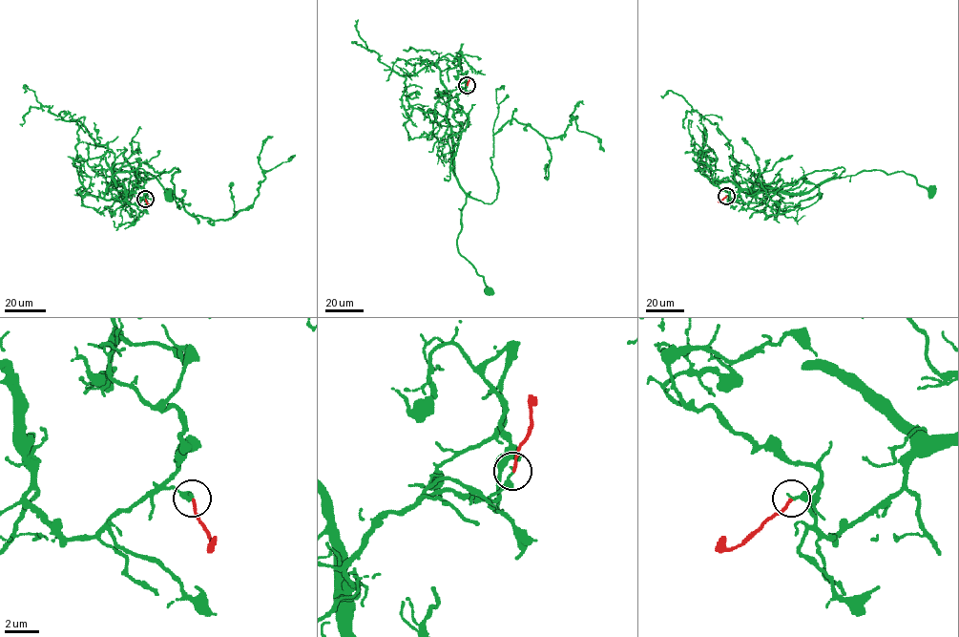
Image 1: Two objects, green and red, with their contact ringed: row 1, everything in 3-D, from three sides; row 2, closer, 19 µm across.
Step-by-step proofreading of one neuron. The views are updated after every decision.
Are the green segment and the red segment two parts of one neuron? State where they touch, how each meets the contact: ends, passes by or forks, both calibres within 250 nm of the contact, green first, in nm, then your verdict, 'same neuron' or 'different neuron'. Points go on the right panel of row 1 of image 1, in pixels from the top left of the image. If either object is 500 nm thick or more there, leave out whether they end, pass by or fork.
at (726, 196); green ends there; red ends there; 260 nm thick on the green side, 170 nm on the other; different neuron

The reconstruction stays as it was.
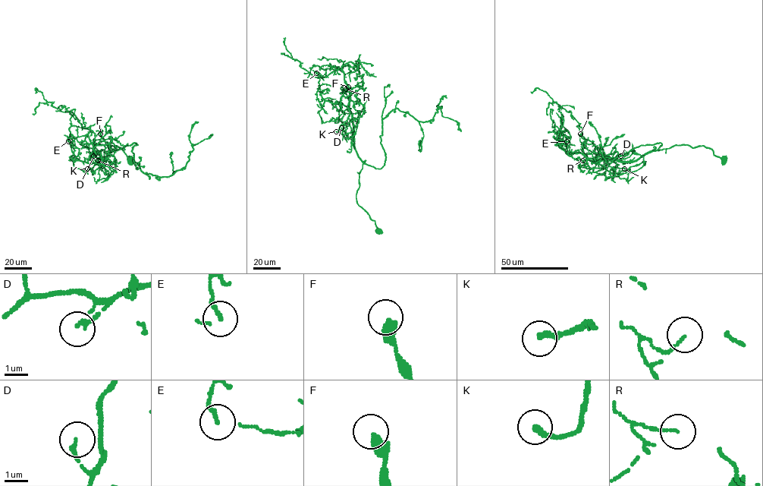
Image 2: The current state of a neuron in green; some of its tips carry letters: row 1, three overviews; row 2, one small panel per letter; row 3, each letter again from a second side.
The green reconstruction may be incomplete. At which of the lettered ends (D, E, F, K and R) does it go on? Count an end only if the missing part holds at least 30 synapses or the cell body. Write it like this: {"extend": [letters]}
{"extend": ["K"]}

